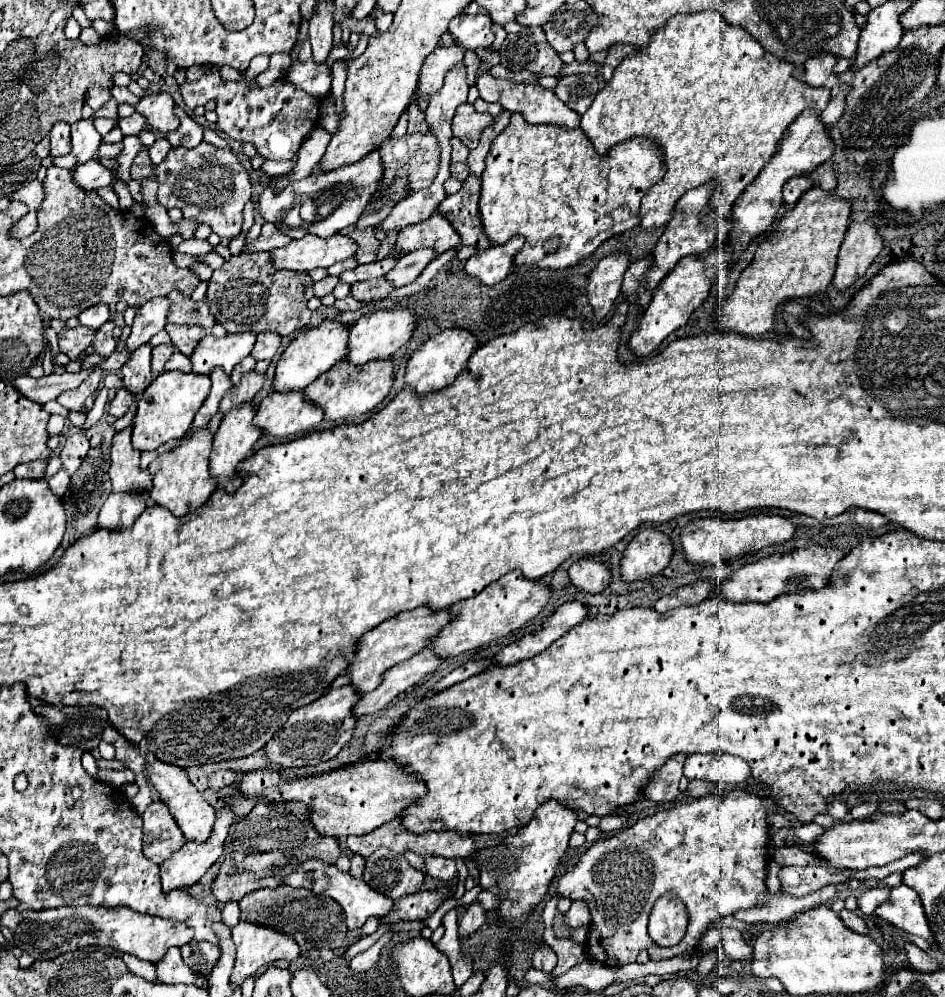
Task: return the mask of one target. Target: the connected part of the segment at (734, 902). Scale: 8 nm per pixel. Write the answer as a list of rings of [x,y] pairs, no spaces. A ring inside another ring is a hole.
[[[734,791],[734,799],[706,795],[690,805],[638,819],[632,827],[598,839],[576,865],[566,869],[556,893],[588,905],[592,925],[586,955],[590,961],[624,967],[634,963],[644,949],[652,961],[662,961],[698,947],[704,931],[718,917],[756,907],[756,903],[764,899],[766,855],[768,825],[762,799],[746,791]],[[668,891],[684,901],[690,915],[682,949],[660,947],[646,931],[654,901]]]

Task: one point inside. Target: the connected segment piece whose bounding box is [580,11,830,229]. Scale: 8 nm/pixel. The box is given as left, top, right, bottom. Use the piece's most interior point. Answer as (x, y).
(707, 91)

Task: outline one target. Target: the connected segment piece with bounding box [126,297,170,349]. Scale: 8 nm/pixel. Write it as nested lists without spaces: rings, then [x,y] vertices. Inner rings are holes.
[[[156,297],[156,299],[150,299],[148,303],[144,303],[136,311],[132,333],[126,339],[126,347],[128,349],[138,349],[140,345],[148,343],[152,335],[156,335],[158,331],[164,329],[164,325],[168,323],[166,321],[168,313],[170,313],[168,297]]]

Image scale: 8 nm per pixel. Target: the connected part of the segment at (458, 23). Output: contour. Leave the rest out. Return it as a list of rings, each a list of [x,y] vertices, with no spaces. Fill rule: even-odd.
[[[462,13],[460,17],[454,17],[450,21],[448,33],[452,35],[452,41],[462,47],[464,51],[478,49],[478,47],[488,47],[494,41],[492,33],[492,19],[490,15],[466,15]]]

